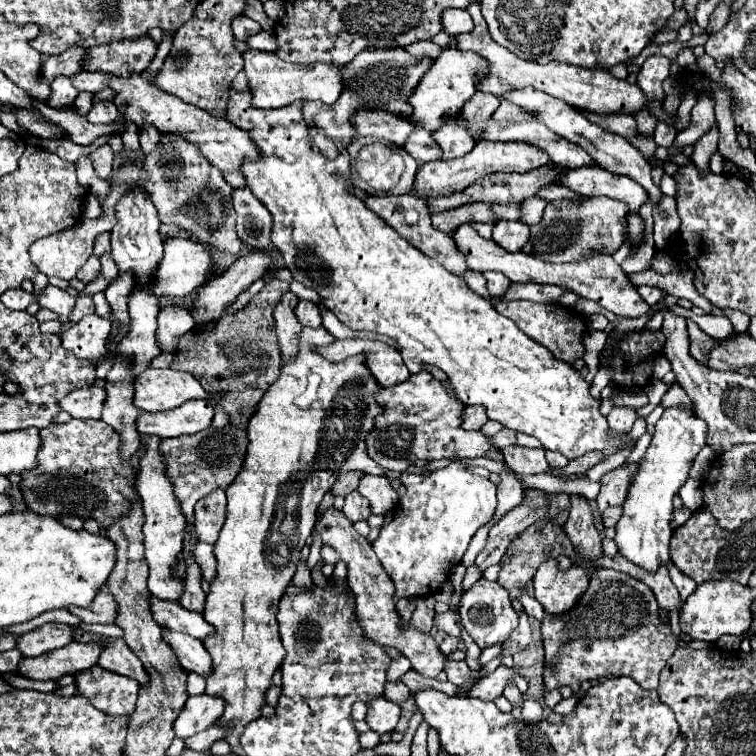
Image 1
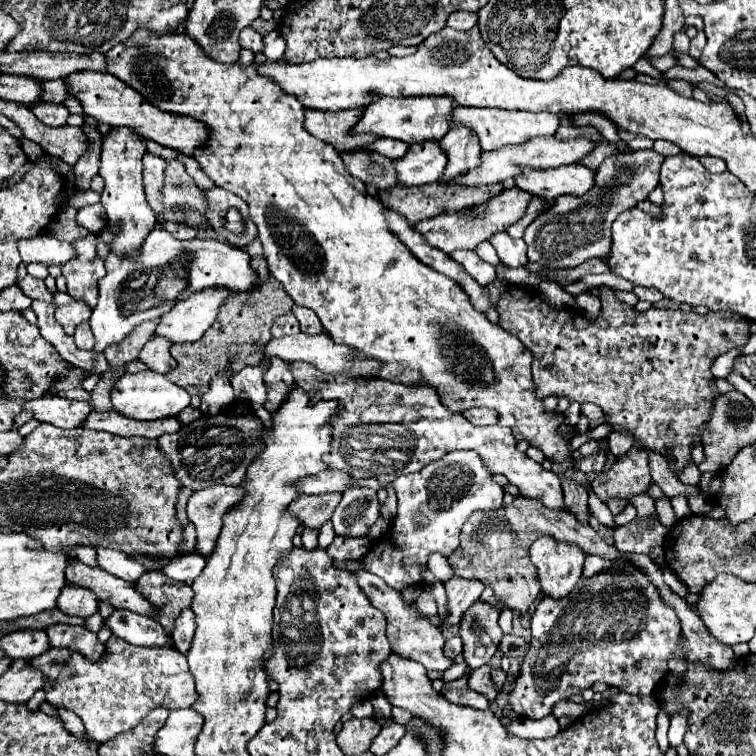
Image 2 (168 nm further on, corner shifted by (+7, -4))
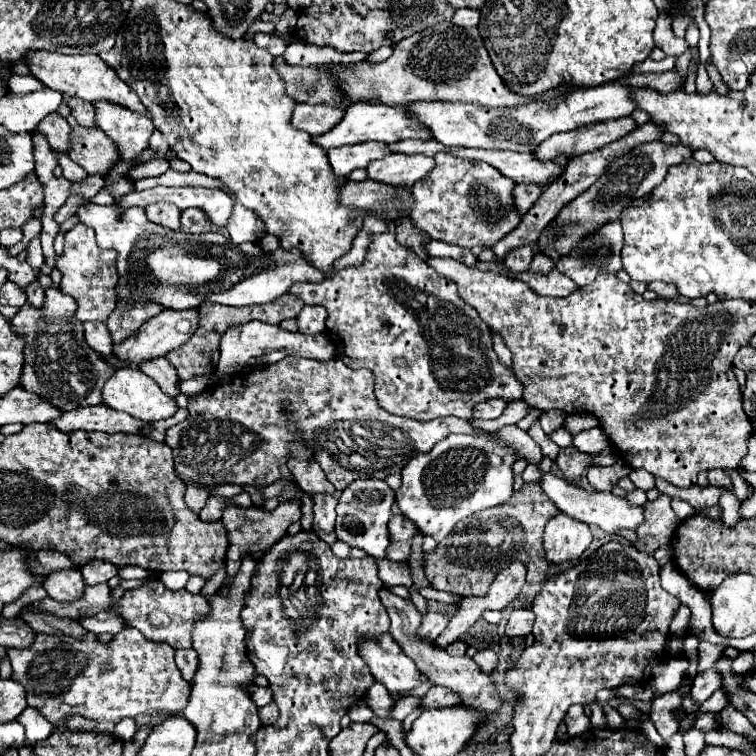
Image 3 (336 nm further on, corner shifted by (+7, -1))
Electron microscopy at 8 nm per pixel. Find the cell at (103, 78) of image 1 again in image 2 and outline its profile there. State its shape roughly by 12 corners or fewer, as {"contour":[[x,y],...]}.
{"contour":[[62,79],[42,81],[38,103],[62,103],[68,97]]}

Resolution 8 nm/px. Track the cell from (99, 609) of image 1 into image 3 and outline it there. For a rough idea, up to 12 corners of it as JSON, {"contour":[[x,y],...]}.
{"contour":[[80,570],[48,574],[44,590],[58,602],[74,602],[86,584]]}

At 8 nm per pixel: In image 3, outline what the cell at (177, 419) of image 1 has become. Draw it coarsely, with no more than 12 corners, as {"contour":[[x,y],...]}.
{"contour":[[106,404],[64,412],[52,424],[72,430],[140,434],[148,422]]}

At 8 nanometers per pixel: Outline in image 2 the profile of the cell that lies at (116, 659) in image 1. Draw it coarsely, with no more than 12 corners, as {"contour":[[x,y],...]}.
{"contour":[[50,625],[52,647],[70,647],[98,661],[104,645],[86,627]]}

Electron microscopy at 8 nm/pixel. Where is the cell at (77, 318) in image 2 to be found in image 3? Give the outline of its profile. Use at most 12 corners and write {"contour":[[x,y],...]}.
{"contour":[[46,290],[10,320],[22,388],[60,410],[102,402],[114,368],[84,342],[74,298]]}

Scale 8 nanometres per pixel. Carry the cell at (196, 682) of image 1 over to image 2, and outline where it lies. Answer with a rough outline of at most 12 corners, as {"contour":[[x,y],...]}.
{"contour":[[110,637],[102,661],[50,647],[28,661],[46,703],[96,743],[152,709],[196,701],[172,645]]}

